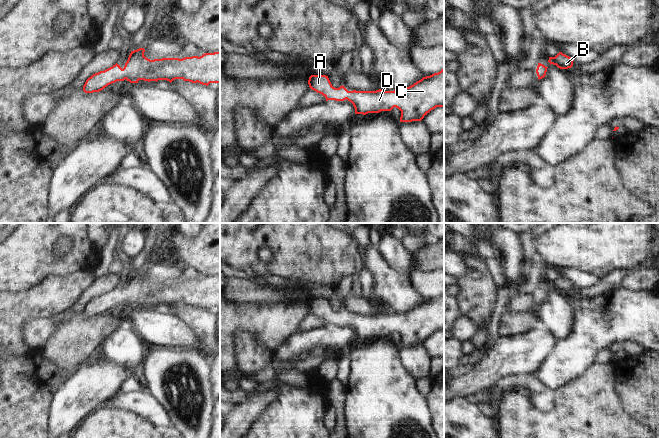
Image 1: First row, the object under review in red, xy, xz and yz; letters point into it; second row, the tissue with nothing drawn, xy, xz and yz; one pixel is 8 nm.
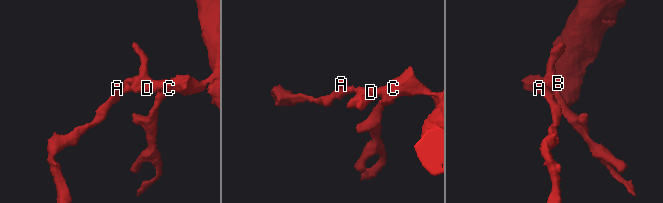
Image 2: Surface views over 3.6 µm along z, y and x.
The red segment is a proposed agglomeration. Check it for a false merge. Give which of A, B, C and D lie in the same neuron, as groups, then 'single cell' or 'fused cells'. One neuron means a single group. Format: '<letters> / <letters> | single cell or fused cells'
A B C D | single cell

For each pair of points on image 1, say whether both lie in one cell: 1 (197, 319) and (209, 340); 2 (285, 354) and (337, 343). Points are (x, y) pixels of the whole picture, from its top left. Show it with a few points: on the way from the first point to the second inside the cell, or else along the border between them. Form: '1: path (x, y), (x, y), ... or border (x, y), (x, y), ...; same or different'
1: path (202, 324), (206, 328), (208, 335); same
2: path (298, 341), (324, 340); same

